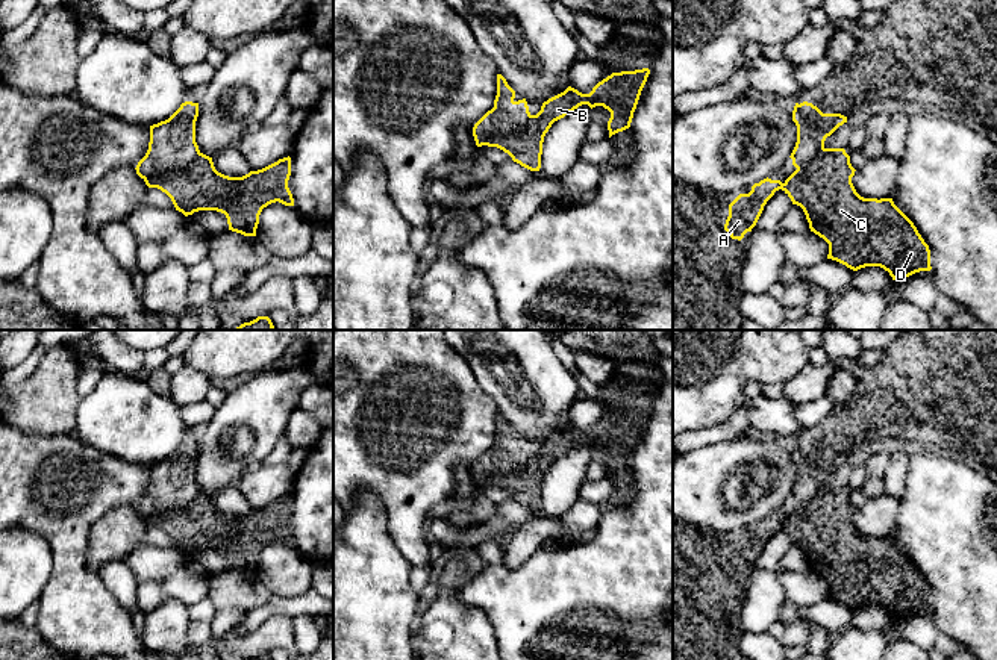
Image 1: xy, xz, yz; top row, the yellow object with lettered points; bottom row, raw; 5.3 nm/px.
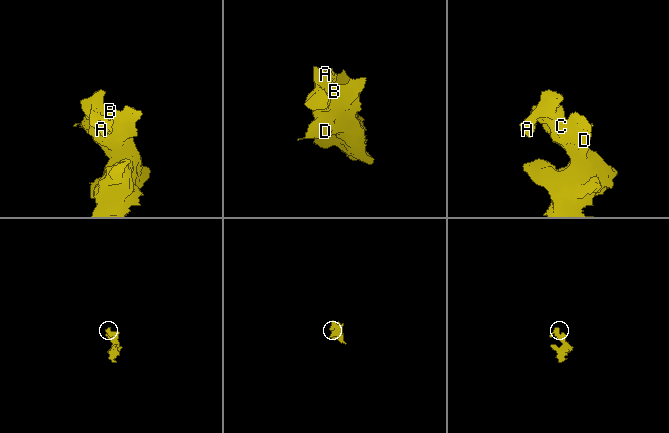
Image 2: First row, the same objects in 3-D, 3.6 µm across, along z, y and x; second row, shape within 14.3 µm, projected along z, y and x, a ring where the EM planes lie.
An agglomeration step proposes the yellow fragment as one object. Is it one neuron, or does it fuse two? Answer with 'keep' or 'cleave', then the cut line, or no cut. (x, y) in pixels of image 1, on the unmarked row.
cleave; cut in xy along (199, 491), (184, 507), (162, 510), (144, 519)

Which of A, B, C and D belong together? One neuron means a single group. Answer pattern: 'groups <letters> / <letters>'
groups A / B C D

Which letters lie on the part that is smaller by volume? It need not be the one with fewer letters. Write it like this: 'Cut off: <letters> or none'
Cut off: A

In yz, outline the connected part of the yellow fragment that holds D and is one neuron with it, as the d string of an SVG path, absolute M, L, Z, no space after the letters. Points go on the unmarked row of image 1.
M823 487L814 498L797 507L782 524L792 543L803 548L811 571L829 583L827 598L858 610L880 606L892 619L930 610L930 589L914 562L894 543L892 537L864 537L853 522L855 507L844 487Z

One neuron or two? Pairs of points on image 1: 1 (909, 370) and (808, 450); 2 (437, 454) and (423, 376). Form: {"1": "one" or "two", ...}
{"1": "one", "2": "one"}

